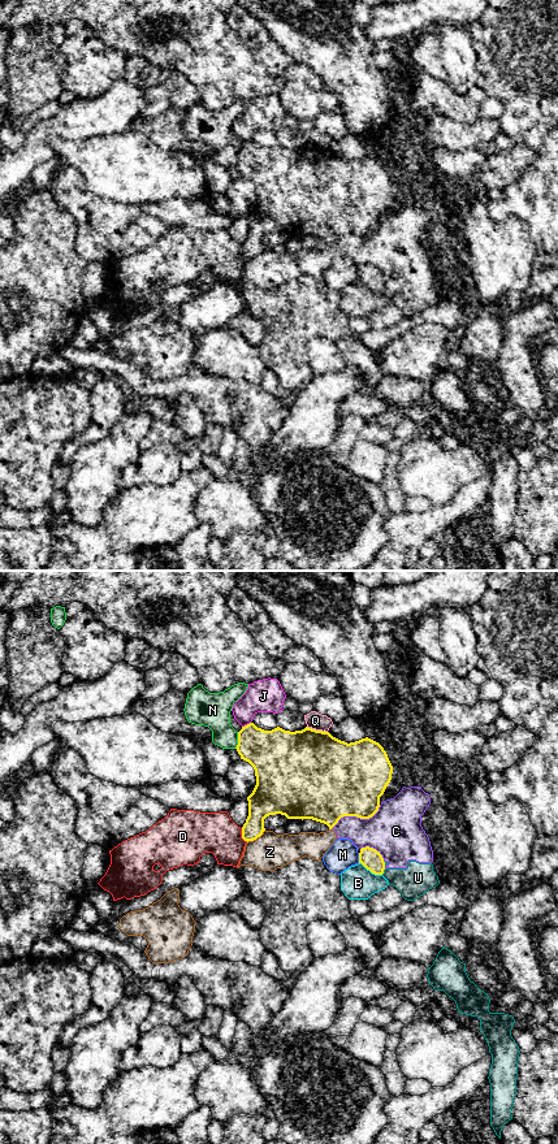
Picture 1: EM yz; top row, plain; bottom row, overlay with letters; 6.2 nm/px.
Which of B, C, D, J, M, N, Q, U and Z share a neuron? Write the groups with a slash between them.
B / C U Z / D / J / M / N / Q

